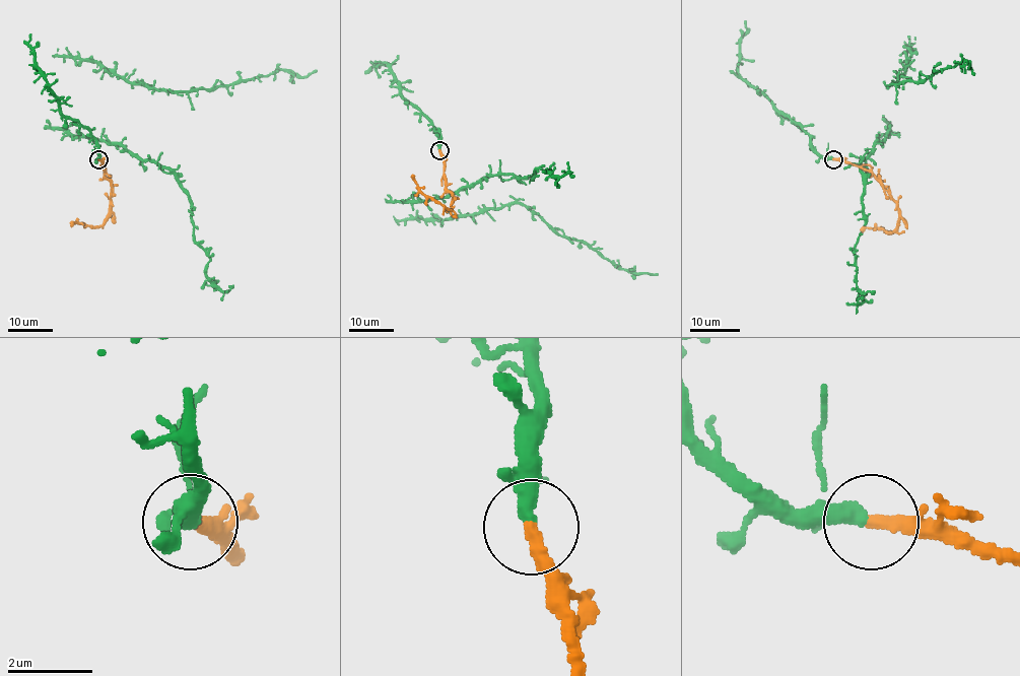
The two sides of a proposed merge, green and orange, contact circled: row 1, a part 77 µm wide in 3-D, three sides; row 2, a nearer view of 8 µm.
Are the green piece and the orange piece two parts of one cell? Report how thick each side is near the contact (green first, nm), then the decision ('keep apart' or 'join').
280 nm thick on the green side, 320 nm on the other; join

